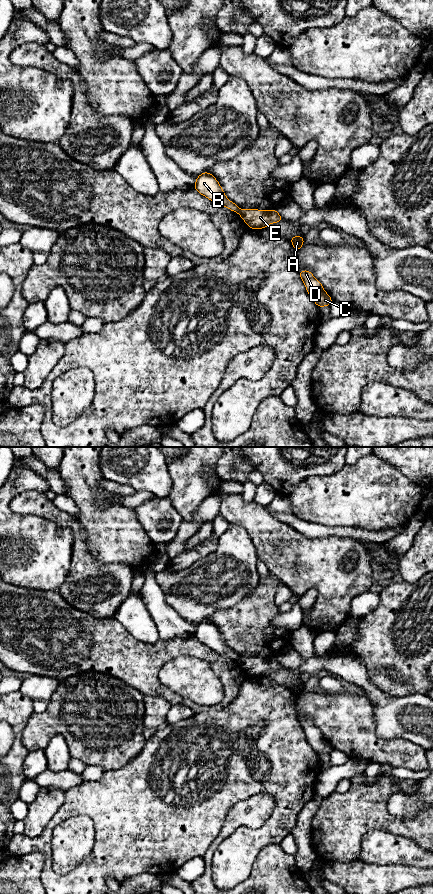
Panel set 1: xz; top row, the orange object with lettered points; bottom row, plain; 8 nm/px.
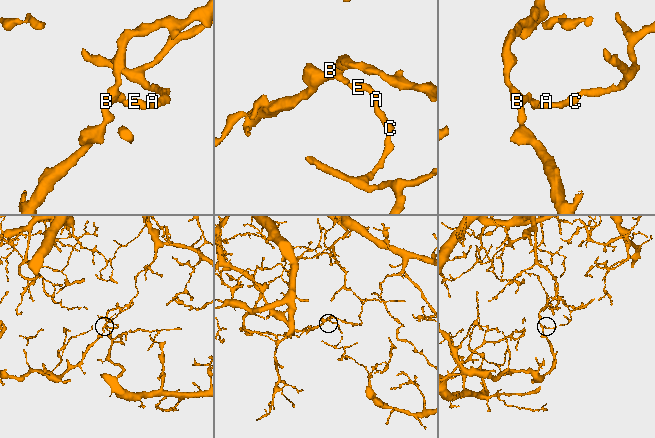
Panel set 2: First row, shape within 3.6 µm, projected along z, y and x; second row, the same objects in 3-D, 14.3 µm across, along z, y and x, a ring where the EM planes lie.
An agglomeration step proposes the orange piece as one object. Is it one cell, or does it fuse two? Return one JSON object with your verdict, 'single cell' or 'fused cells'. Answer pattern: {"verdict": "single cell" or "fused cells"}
{"verdict": "fused cells"}

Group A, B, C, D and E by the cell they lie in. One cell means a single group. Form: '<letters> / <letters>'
A C D E / B

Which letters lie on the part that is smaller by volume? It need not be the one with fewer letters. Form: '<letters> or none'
A, C, D, E

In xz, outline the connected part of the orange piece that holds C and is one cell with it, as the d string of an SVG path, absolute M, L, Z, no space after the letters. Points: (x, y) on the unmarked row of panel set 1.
M309 718L298 720L308 742L319 756L329 754L333 750L332 746L323 737L322 732L312 723Z

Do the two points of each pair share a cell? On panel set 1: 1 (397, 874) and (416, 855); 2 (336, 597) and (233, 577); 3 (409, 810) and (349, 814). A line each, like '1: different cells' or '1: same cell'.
1: different cells
2: different cells
3: different cells

